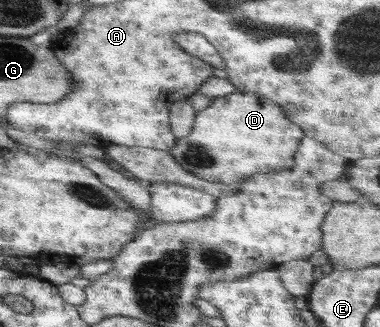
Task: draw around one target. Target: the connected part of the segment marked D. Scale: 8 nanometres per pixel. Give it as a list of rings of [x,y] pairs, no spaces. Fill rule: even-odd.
[[[236,91],[213,98],[208,107],[198,111],[192,131],[178,139],[170,153],[182,169],[204,181],[238,185],[252,175],[292,167],[292,157],[304,136],[302,128],[290,123],[271,99]]]

